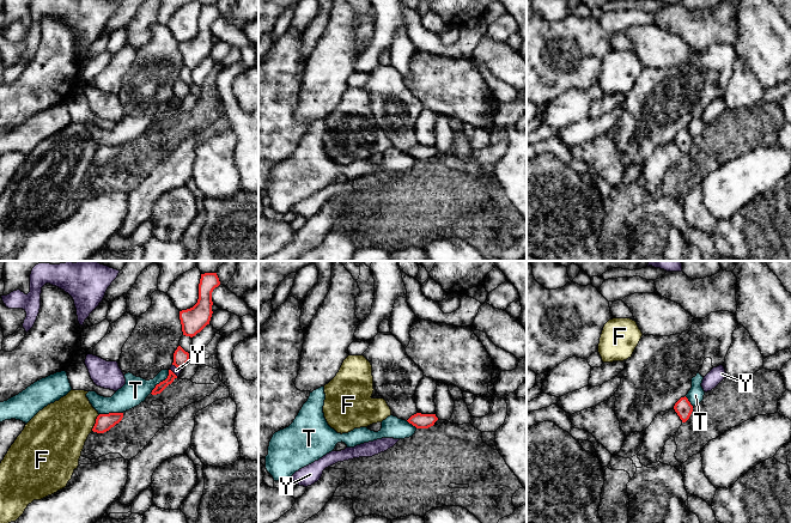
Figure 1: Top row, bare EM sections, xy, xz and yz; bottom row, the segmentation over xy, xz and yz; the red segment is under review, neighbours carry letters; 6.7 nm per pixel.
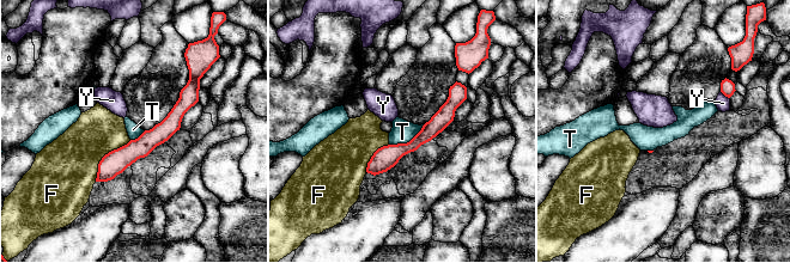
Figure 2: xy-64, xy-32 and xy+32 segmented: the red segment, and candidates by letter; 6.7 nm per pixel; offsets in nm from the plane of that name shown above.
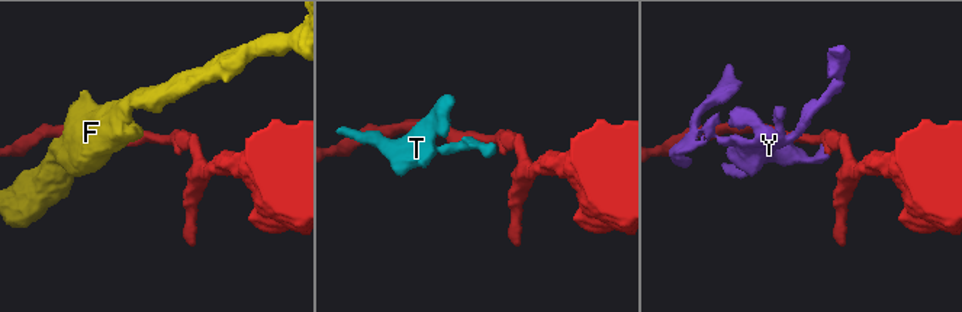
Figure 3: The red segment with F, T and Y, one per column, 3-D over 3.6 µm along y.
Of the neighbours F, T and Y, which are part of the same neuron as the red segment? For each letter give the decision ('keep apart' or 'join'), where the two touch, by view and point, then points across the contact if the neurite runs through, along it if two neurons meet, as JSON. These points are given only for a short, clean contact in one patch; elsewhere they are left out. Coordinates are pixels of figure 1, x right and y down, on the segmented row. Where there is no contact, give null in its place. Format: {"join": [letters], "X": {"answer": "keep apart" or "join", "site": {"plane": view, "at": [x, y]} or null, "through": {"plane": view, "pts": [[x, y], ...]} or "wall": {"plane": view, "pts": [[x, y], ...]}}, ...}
{"join": [], "F": {"answer": "keep apart", "site": {"plane": "xy", "at": [96, 423]}}, "T": {"answer": "keep apart", "site": {"plane": "xy", "at": [160, 382]}, "wall": {"plane": "xy", "pts": [[169, 370], [169, 375], [150, 393]]}}, "Y": {"answer": "keep apart", "site": {"plane": "xy", "at": [177, 366]}, "wall": {"plane": "xy", "pts": [[172, 364], [181, 369]]}}}

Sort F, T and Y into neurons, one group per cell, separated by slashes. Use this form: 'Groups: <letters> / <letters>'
Groups: F / T Y

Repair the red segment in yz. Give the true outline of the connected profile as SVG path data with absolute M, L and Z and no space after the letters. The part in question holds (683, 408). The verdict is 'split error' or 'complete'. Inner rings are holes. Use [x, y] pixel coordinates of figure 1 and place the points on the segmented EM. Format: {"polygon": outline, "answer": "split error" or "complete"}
{"polygon": "M684 396L684 397L681 397L675 403L674 409L677 413L677 415L680 416L680 419L682 420L682 422L686 422L693 412L693 406L688 401L688 399Z", "answer": "complete"}

